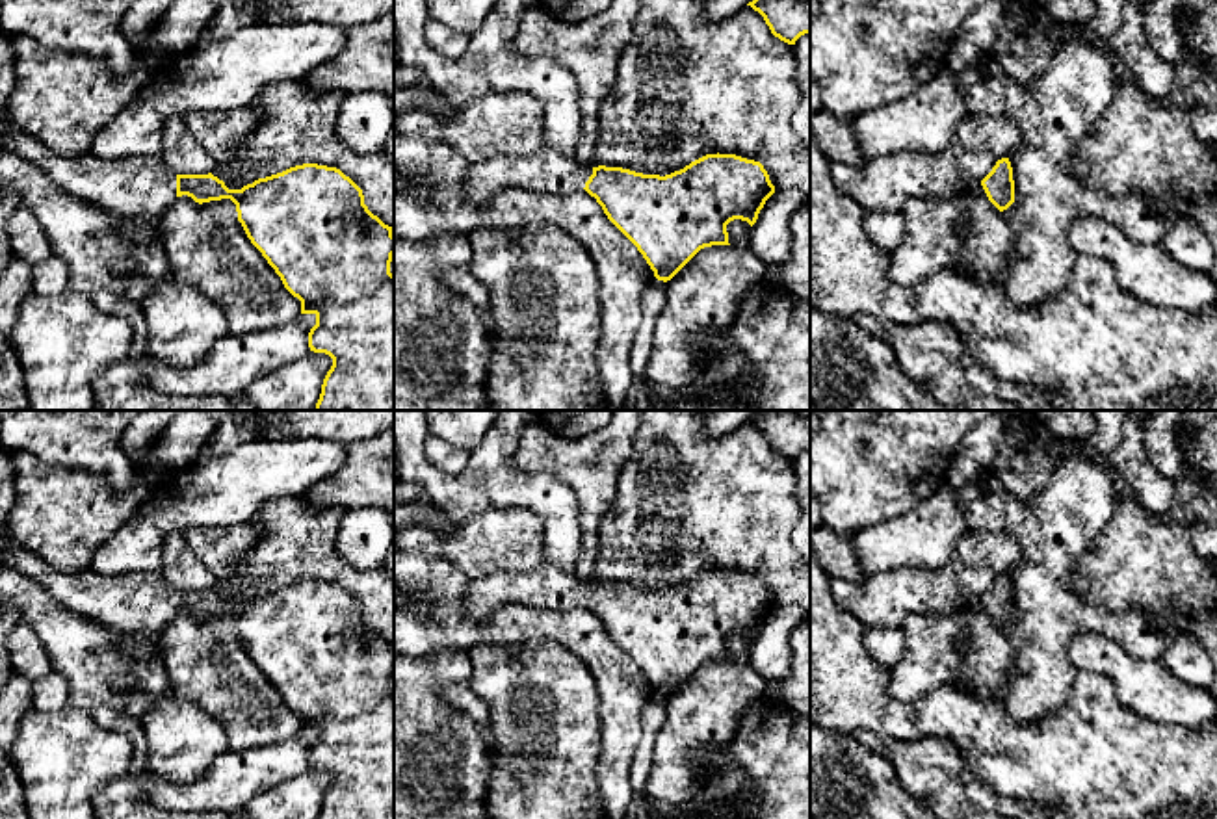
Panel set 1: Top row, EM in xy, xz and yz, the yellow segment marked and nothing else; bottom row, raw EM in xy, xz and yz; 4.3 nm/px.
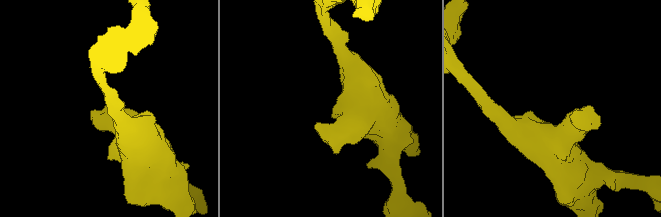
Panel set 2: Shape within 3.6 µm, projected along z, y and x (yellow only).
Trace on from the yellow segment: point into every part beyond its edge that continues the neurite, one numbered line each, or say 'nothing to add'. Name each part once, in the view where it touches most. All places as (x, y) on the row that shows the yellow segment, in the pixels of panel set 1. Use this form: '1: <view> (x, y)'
1: xz (552, 171)

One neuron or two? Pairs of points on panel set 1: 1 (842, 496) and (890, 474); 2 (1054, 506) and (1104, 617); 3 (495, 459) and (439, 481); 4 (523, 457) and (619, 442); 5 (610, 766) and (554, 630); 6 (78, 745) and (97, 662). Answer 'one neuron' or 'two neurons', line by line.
1: one neuron
2: one neuron
3: one neuron
4: one neuron
5: one neuron
6: two neurons

